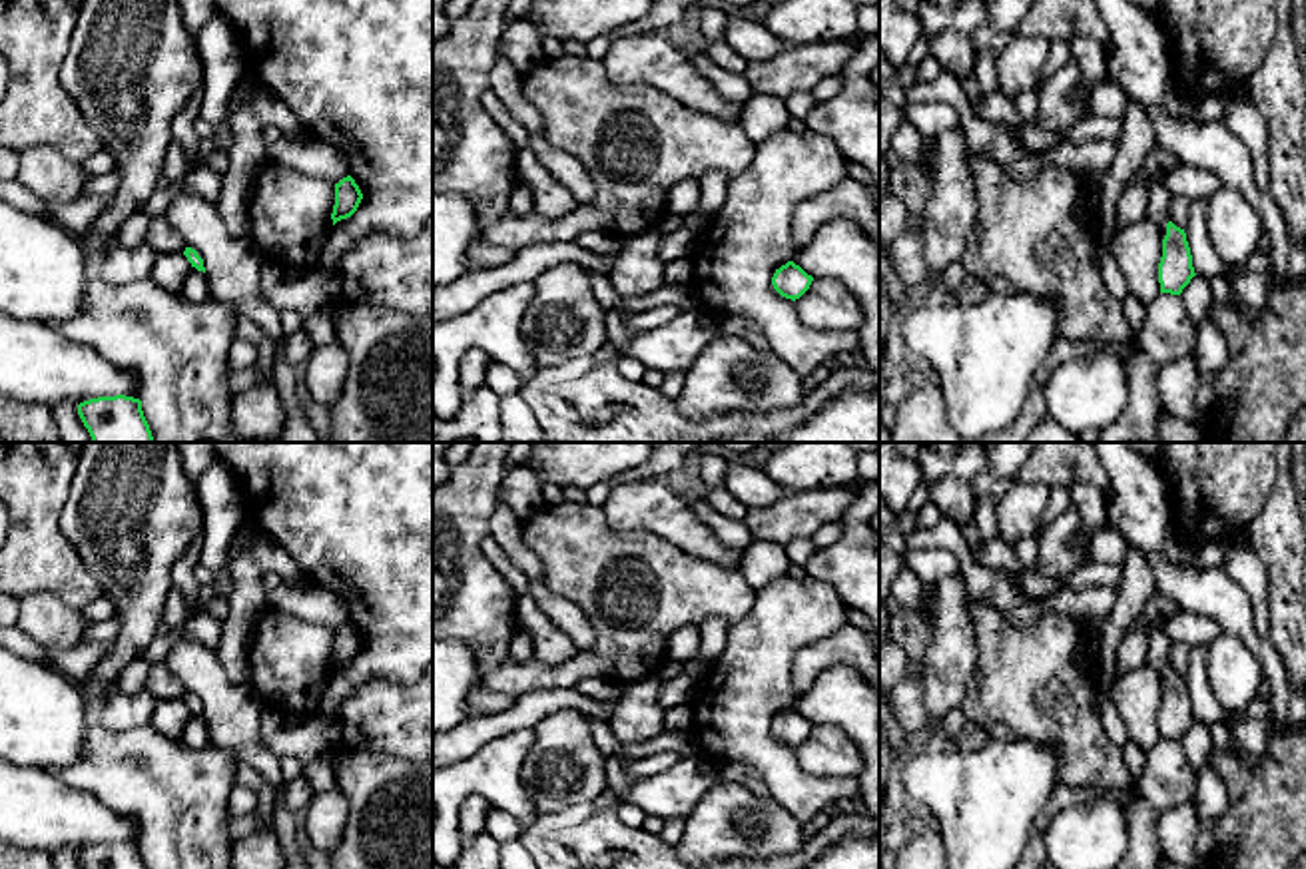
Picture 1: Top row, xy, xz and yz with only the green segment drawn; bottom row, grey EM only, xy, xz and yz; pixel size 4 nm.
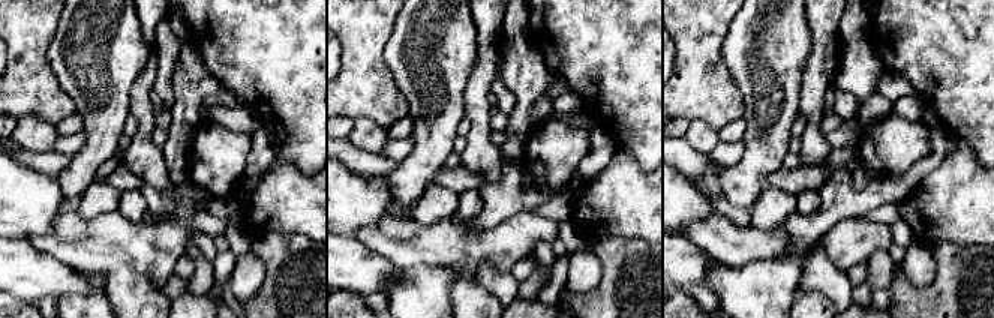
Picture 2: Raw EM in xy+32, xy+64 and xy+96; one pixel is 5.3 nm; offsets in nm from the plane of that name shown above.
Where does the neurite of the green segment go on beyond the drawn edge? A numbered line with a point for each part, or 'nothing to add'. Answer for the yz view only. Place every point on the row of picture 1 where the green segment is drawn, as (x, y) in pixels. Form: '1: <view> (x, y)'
1: yz (1157, 196)

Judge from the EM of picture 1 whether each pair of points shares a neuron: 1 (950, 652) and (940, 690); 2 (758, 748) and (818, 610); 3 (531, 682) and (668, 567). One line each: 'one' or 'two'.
1: one
2: one
3: one

